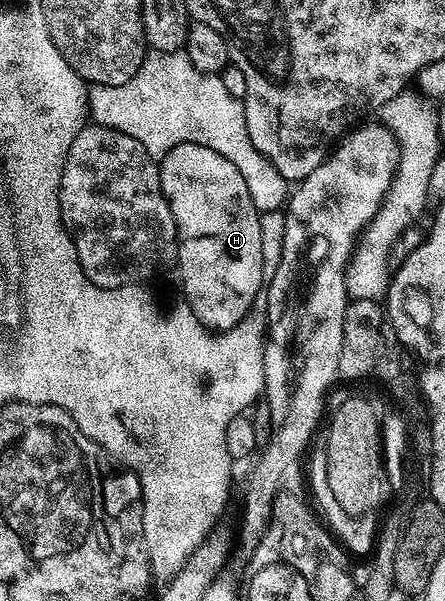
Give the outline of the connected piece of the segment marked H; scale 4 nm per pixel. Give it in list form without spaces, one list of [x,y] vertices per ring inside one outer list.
[[[177,144],[177,148],[170,150],[158,163],[158,168],[159,183],[163,189],[165,200],[173,212],[175,230],[179,233],[179,261],[177,263],[177,271],[179,270],[179,282],[183,285],[182,301],[193,312],[193,316],[197,316],[197,320],[202,326],[207,327],[208,330],[218,332],[233,328],[250,312],[251,307],[260,301],[261,291],[265,286],[263,257],[261,256],[261,230],[259,224],[261,214],[260,211],[255,211],[255,202],[251,199],[252,187],[245,180],[245,176],[241,176],[241,172],[237,172],[237,167],[233,164],[229,164],[229,160],[225,160],[225,156],[217,156],[217,152],[213,152],[213,148],[205,148],[201,144]]]

